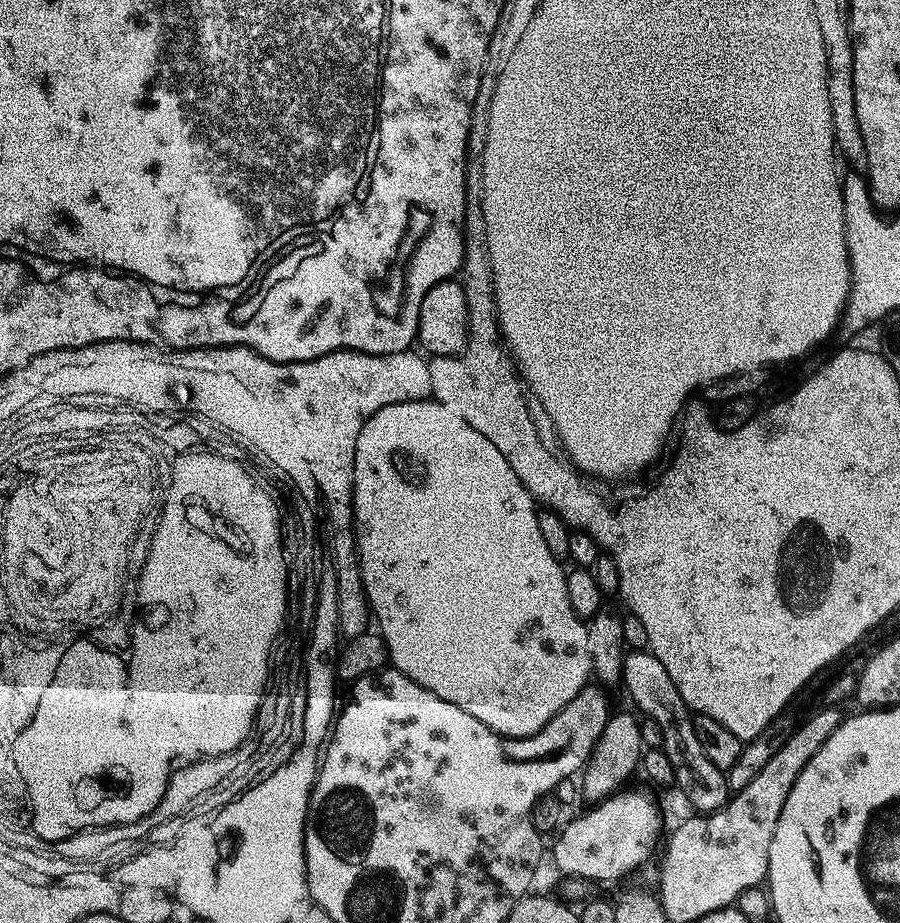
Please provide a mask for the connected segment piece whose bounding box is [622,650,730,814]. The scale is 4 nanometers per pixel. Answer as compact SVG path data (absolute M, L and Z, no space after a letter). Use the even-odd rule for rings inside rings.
M629 651L624 658L624 679L622 688L628 691L628 696L649 716L656 720L660 732L664 735L662 751L667 756L675 772L675 783L686 792L695 811L700 814L717 812L728 804L730 789L725 769L714 766L702 750L702 742L698 742L694 713L688 704L678 694L678 686L674 686L674 678L666 671L666 666L658 662L658 658L651 651Z

